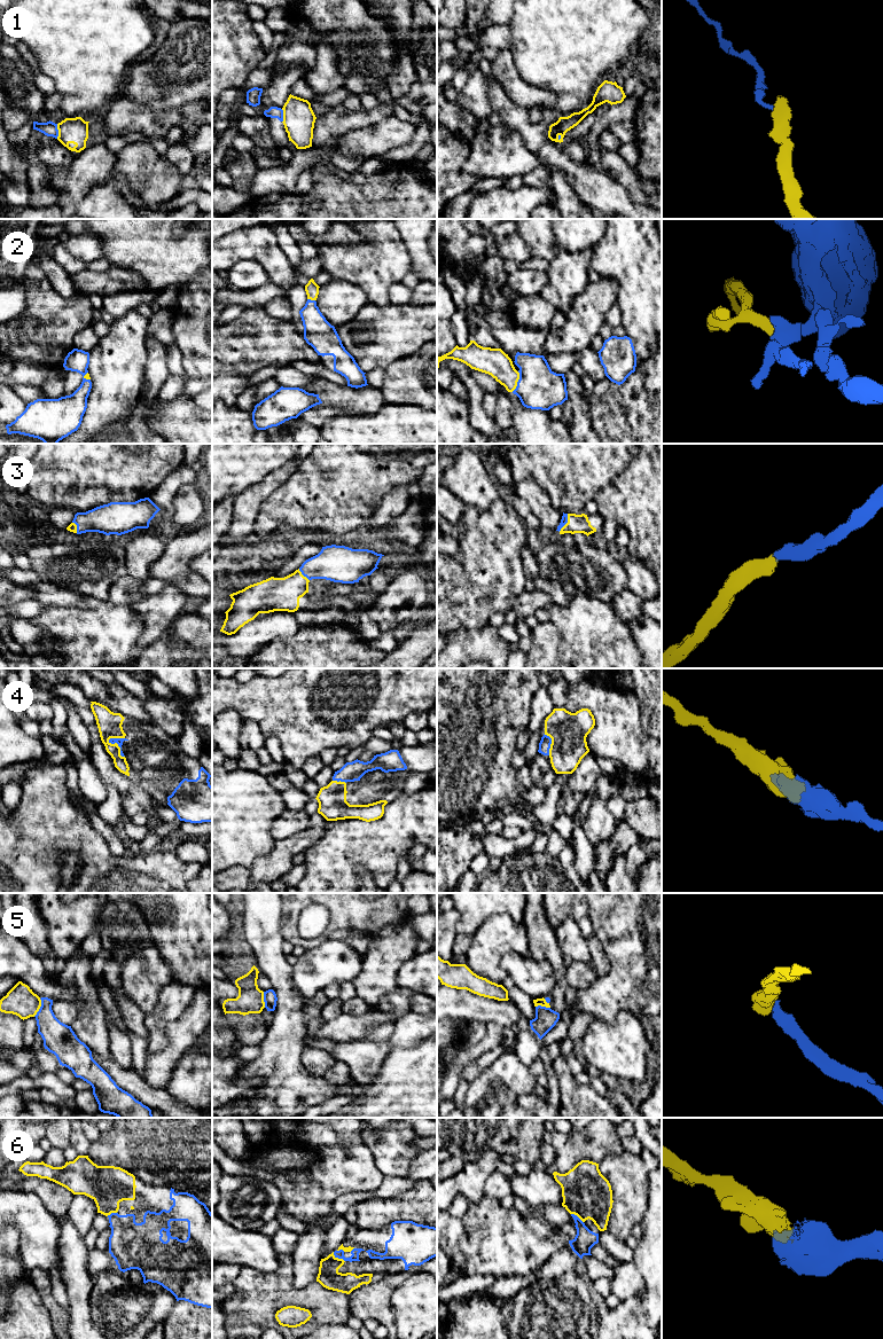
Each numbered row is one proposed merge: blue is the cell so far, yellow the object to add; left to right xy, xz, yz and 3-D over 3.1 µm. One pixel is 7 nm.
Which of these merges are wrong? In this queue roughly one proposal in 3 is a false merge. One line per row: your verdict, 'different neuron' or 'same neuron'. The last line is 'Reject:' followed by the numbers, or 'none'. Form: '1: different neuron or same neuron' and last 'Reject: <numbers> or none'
1: different neuron
2: same neuron
3: same neuron
4: same neuron
5: different neuron
6: same neuron
Reject: 1, 5

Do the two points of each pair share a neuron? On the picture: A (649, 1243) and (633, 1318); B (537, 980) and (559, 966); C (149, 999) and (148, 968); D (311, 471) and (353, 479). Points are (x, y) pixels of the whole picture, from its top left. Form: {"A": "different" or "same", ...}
{"A": "same", "B": "different", "C": "same", "D": "same"}

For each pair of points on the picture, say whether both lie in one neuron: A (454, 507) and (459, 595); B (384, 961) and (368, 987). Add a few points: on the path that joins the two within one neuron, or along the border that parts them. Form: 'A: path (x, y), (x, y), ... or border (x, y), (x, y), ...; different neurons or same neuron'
A: border (467, 504), (462, 516), (454, 524); different neurons
B: path (380, 968), (375, 980); same neuron

